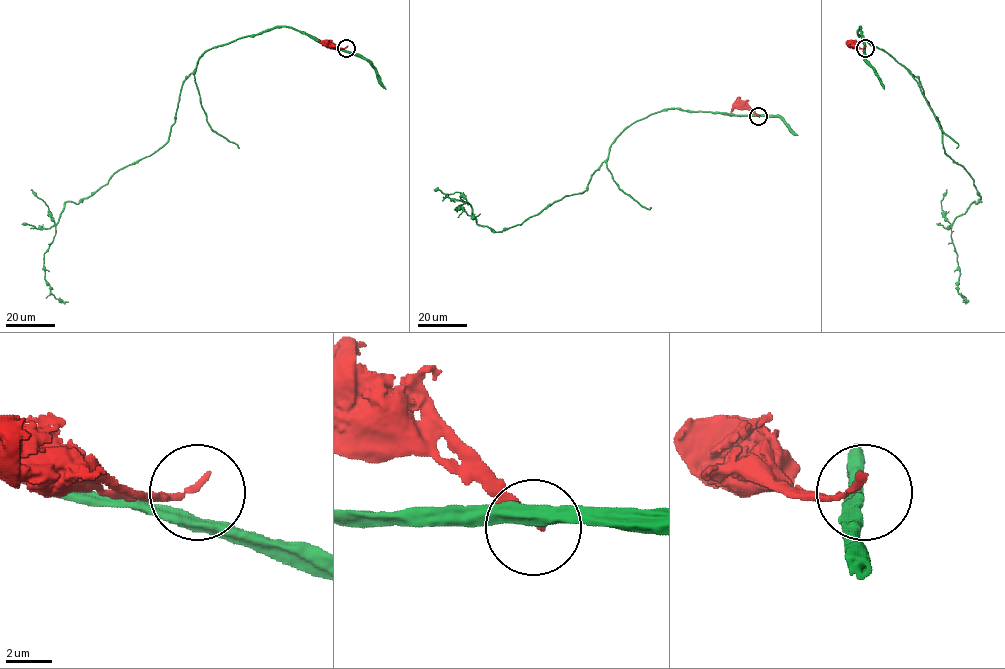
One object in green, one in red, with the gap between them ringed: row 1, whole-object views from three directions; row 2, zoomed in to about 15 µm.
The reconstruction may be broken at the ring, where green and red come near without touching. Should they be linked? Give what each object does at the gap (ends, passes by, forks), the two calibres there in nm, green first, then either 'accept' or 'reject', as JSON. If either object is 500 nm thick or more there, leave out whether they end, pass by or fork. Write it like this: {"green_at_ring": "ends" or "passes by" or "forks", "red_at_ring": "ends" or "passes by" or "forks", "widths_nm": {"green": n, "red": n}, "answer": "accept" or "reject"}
{"widths_nm": {"green": 500, "red": 320}, "answer": "reject"}

